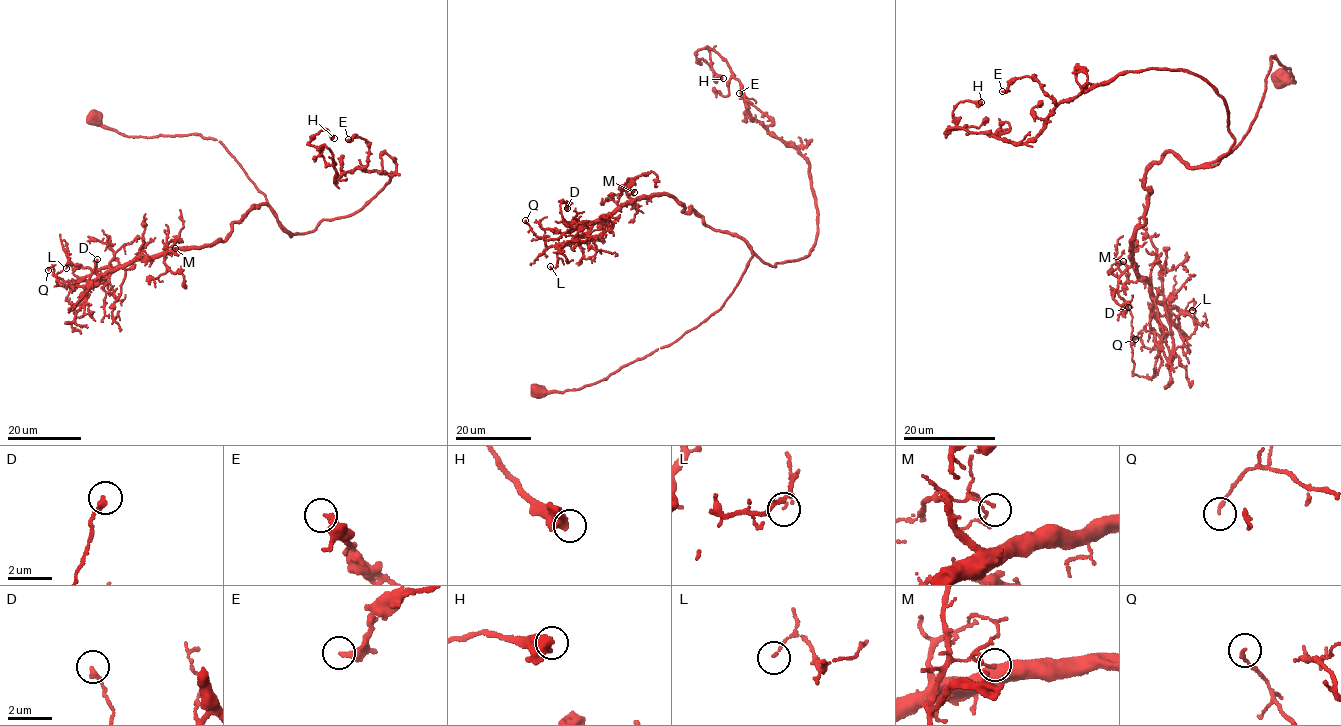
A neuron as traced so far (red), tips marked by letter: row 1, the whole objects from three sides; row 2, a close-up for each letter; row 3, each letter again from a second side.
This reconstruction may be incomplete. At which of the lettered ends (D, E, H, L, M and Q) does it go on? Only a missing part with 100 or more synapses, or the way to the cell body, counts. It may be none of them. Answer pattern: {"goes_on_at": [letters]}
{"goes_on_at": []}

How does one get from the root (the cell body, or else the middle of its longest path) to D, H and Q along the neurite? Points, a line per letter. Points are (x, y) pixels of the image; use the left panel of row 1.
D: (92, 117), (128, 136), (219, 141), (291, 235), (261, 204), (224, 241), (106, 271), (68, 312), (97, 259)
H: (92, 117), (219, 141), (290, 236), (393, 177), (335, 182), (308, 142), (334, 138)
Q: (92, 117), (128, 136), (219, 141), (291, 235), (261, 204), (224, 241), (130, 261), (90, 286), (48, 270)

